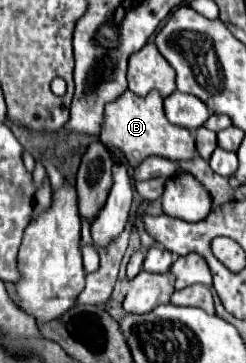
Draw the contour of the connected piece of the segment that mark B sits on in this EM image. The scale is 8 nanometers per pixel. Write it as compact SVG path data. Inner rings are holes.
M124 91L116 101L106 105L106 119L100 131L100 141L106 147L118 149L130 167L138 167L146 157L158 155L170 161L188 161L196 153L194 137L188 129L172 125L162 109L162 97L158 91L150 91L146 97L138 97L132 91Z

